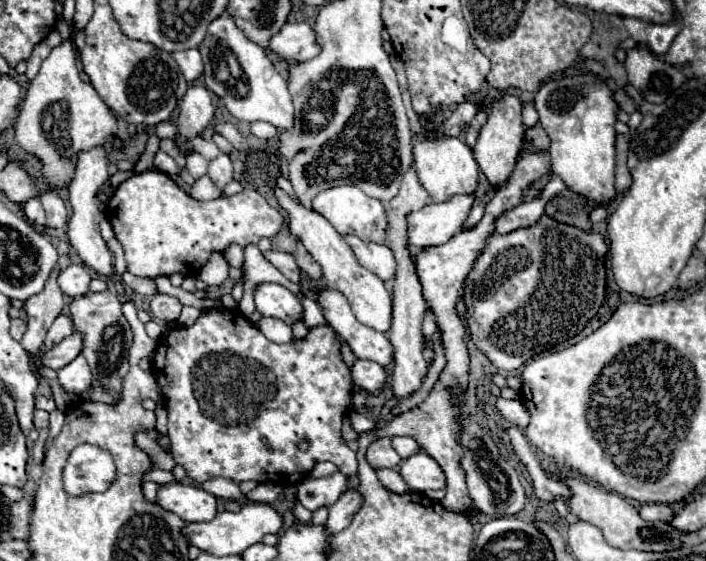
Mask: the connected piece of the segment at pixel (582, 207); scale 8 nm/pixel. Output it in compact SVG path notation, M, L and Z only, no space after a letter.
M562 190L546 204L546 214L552 220L582 228L586 232L592 228L592 222L588 220L590 210L592 210L592 204L588 206L586 198L582 198L580 194L574 194L572 190Z

